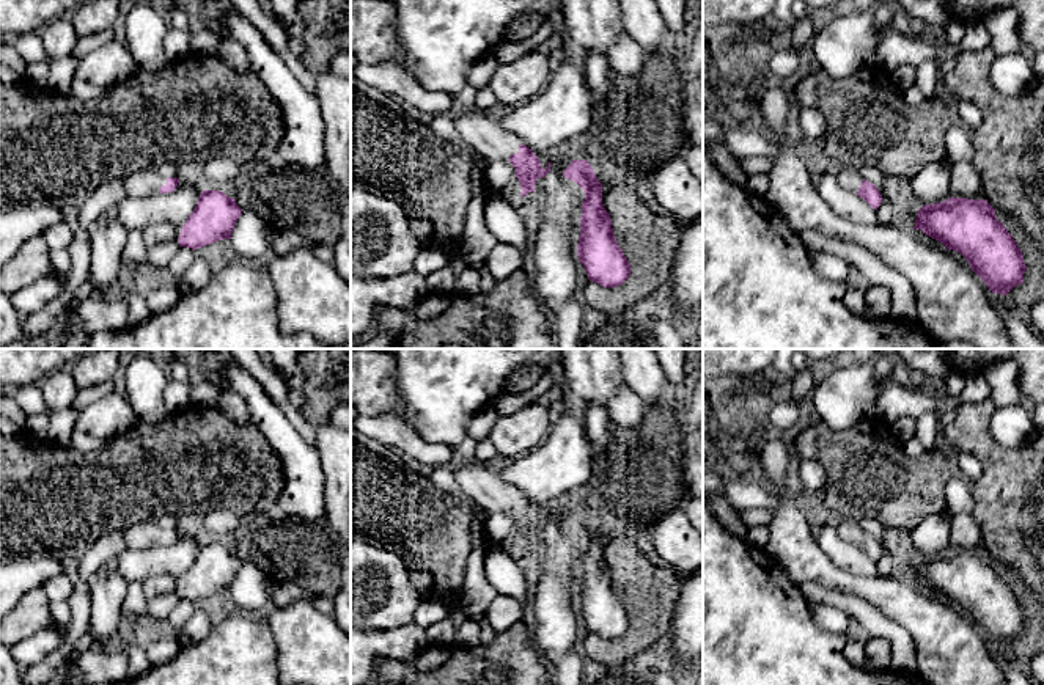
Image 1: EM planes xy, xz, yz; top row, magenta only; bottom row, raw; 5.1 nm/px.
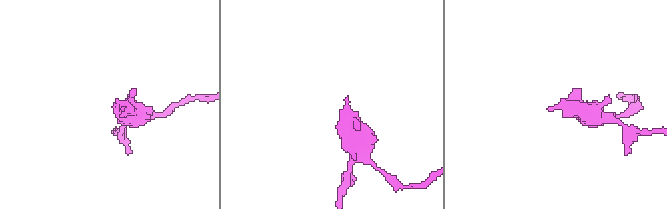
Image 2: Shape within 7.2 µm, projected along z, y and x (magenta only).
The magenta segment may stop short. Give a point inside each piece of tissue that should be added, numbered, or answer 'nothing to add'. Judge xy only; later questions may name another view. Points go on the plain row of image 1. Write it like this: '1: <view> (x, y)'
1: xy (145, 534)

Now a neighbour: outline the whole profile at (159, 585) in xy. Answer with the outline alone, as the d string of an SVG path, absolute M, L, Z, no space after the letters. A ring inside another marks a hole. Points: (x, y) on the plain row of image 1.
M168 573L149 577L143 583L143 592L146 599L167 595L176 592L181 586L181 578Z

